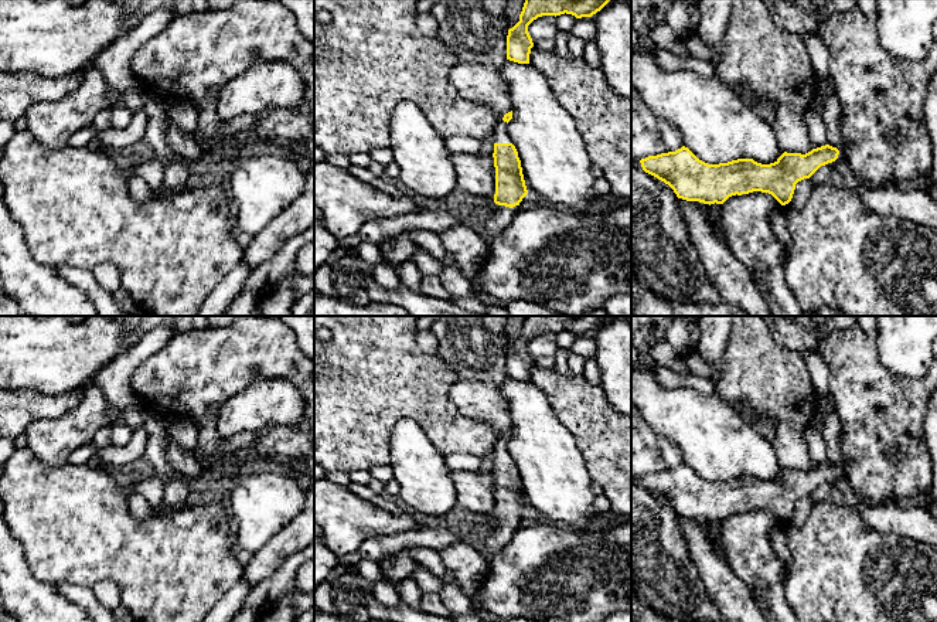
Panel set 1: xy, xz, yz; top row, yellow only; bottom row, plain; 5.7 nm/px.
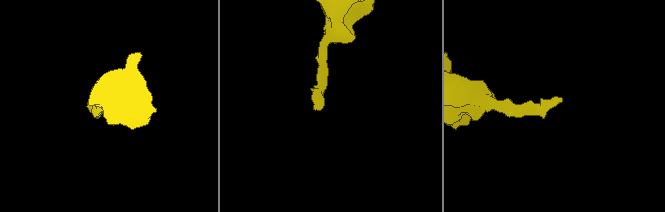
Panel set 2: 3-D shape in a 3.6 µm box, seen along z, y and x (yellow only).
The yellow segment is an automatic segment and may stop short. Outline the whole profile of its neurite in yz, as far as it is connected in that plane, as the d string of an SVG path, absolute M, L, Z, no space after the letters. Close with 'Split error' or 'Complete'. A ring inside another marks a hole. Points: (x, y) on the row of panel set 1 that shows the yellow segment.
M829 145L811 152L784 152L774 163L761 164L753 159L708 164L688 147L641 159L645 173L668 184L678 198L703 204L723 204L732 196L761 191L771 194L781 205L791 201L795 184L810 179L821 166L845 160L845 146Z. Split error

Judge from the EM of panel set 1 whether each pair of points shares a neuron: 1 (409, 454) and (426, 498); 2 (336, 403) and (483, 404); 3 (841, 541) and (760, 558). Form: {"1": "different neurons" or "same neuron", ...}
{"1": "same neuron", "2": "different neurons", "3": "different neurons"}

